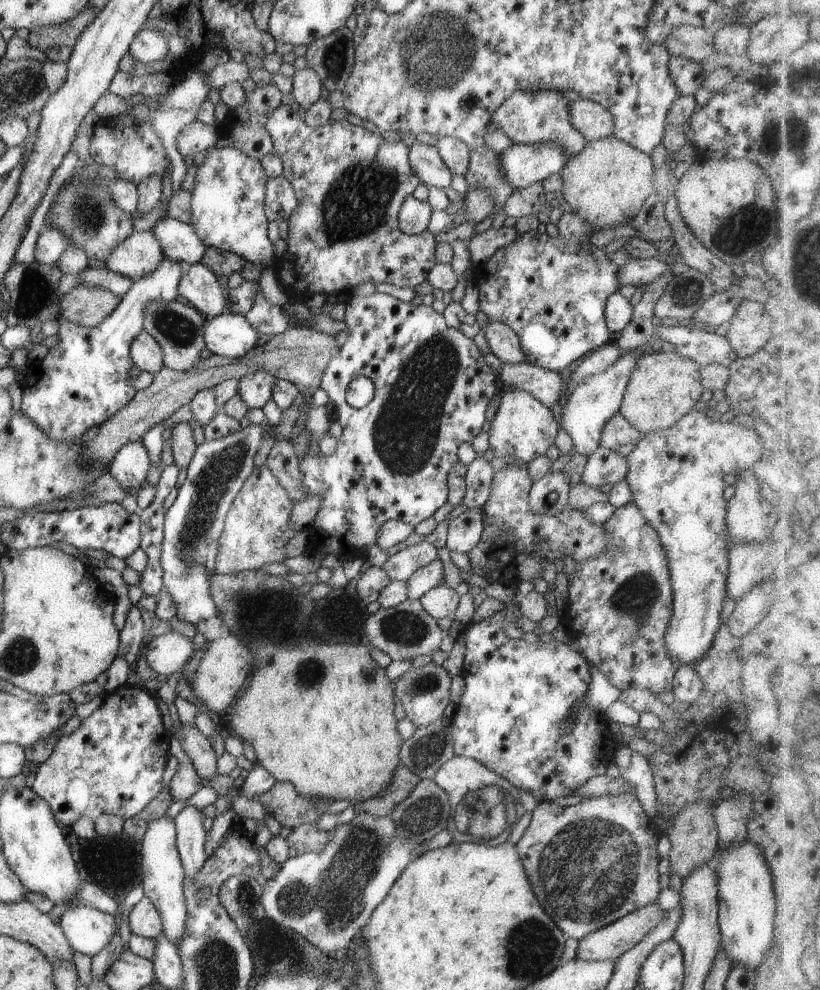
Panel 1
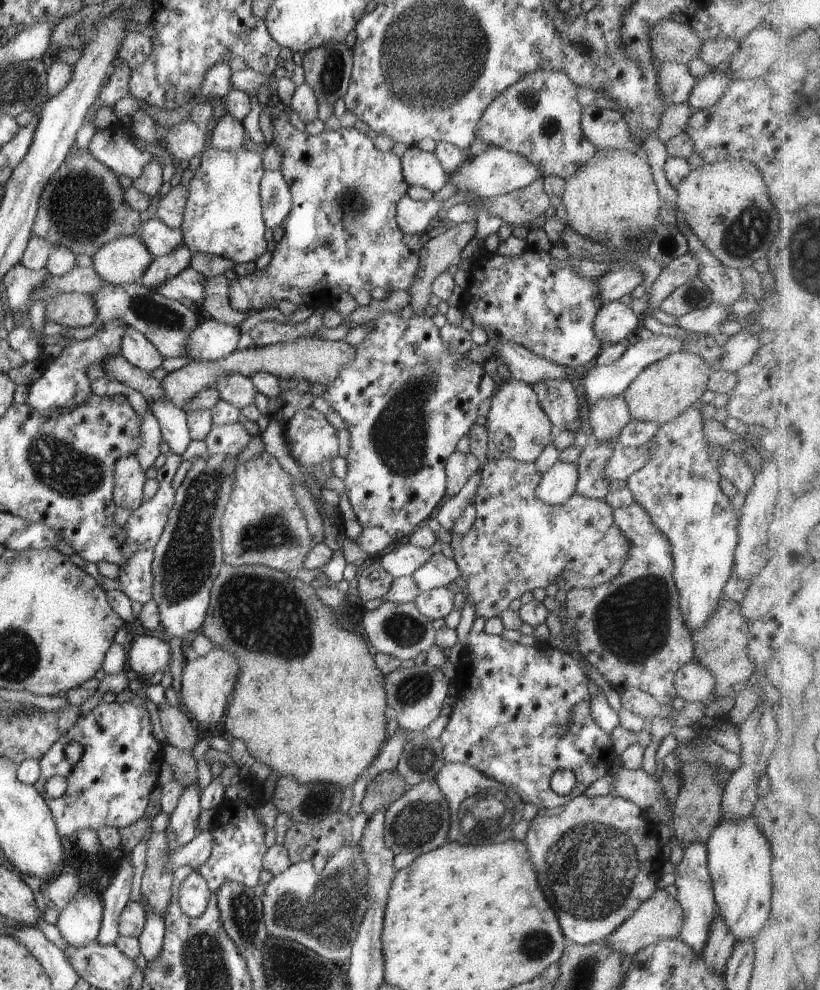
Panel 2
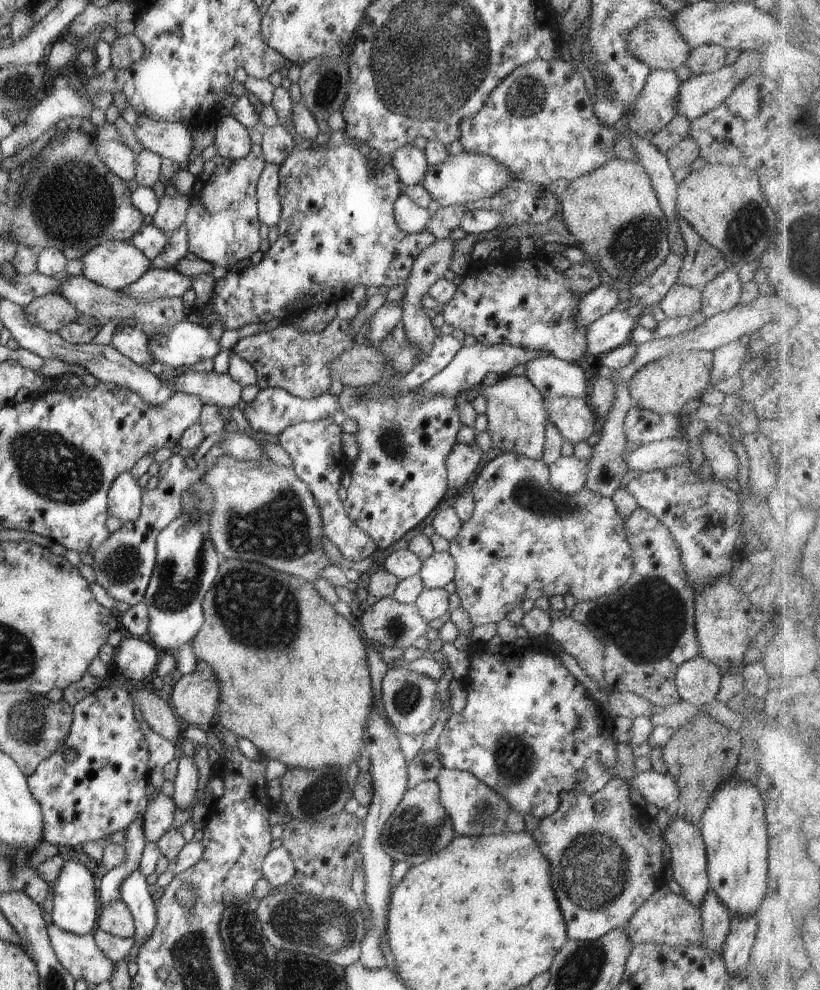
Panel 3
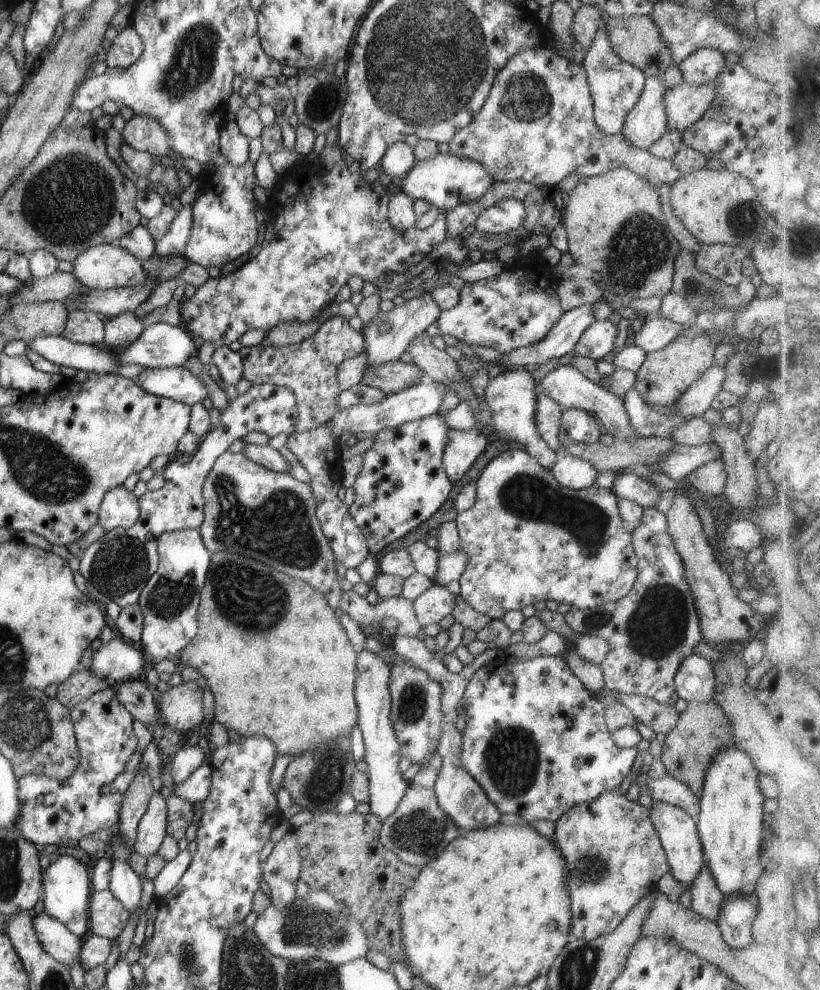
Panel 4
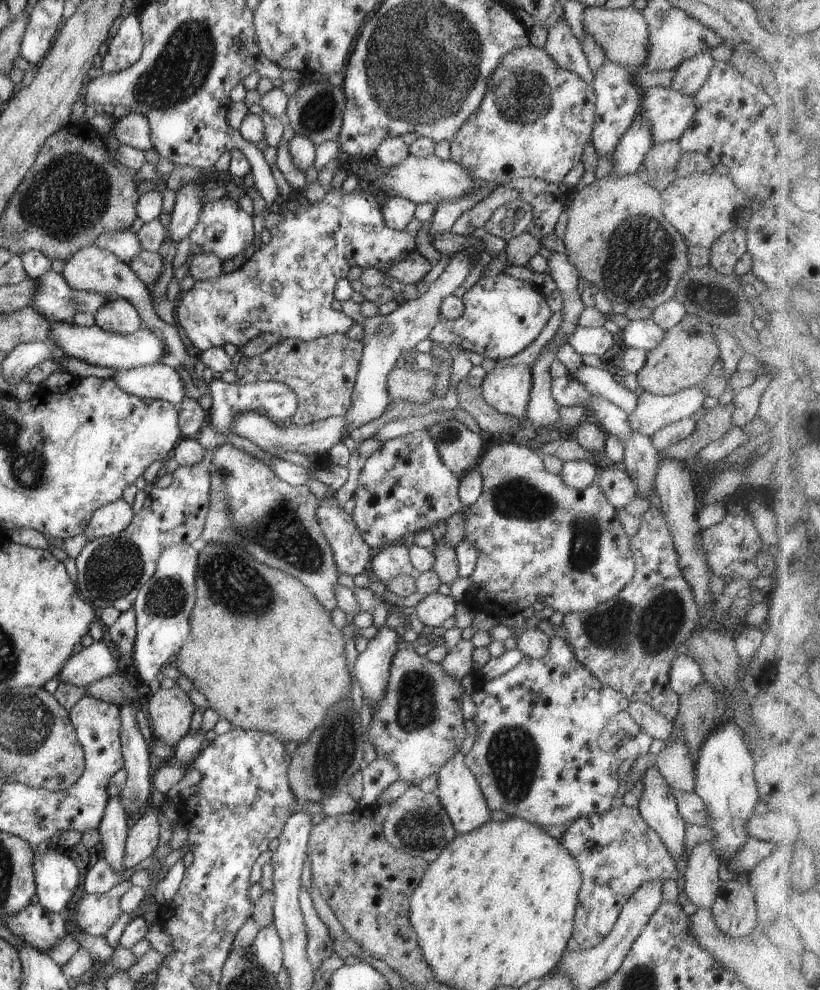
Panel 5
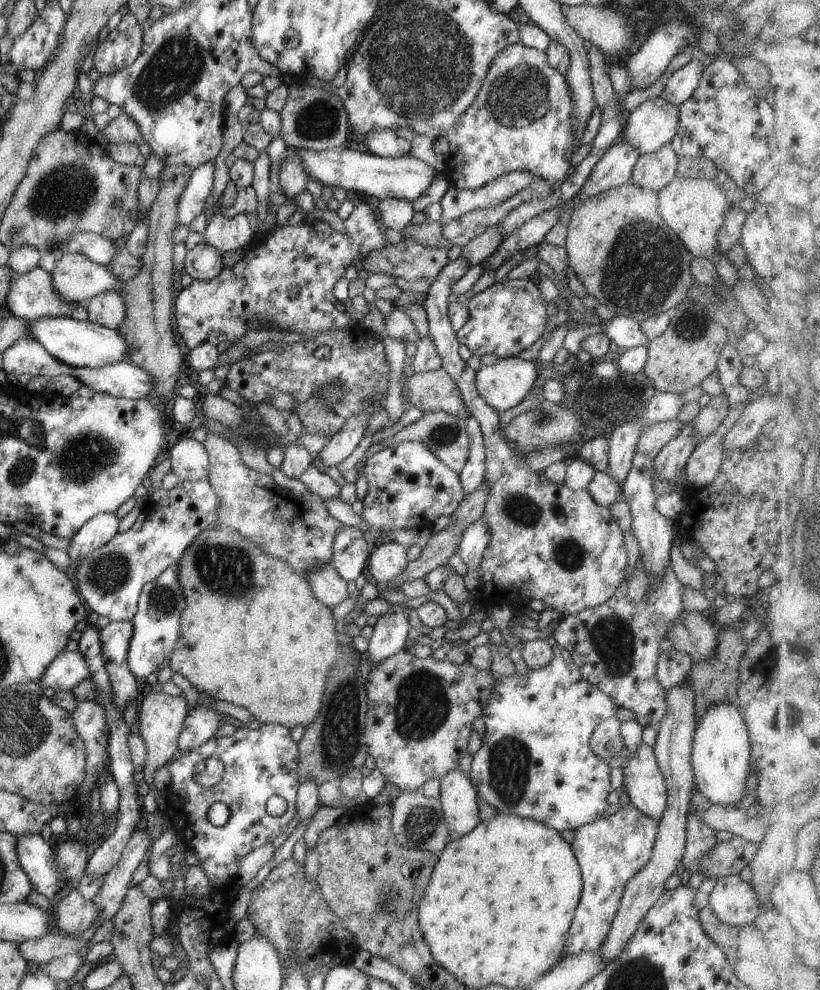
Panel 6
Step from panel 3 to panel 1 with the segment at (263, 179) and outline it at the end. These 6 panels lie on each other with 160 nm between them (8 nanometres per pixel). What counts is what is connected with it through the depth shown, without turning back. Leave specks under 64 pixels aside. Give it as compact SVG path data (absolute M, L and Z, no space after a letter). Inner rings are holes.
M270 177L265 184L265 215L269 222L289 220L297 205L297 198L288 179Z

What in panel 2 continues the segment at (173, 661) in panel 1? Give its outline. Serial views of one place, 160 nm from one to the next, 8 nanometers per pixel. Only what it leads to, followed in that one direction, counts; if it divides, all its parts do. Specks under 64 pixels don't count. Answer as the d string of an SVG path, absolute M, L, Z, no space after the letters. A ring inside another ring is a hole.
M158 633L141 634L132 642L130 650L128 650L127 668L134 670L136 674L139 674L141 679L156 679L158 674L168 670L171 653L172 651L166 638L163 638Z

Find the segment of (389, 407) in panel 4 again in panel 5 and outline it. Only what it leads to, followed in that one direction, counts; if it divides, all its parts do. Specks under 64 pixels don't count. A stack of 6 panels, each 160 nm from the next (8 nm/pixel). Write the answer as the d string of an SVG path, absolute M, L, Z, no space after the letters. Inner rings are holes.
M244 411L236 414L233 420L233 425L230 425L233 434L248 438L250 442L254 442L258 448L269 452L276 450L284 450L284 452L299 452L309 457L320 458L334 444L342 441L347 427L345 417L330 417L323 421L316 421L307 425L291 425L279 426L272 419L261 415L256 411Z

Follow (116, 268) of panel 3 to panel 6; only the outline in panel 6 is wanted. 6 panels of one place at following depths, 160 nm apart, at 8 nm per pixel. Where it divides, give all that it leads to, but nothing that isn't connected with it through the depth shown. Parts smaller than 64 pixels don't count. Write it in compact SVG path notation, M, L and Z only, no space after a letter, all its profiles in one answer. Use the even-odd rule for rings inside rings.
M63 254L51 271L53 289L63 301L85 304L93 296L109 290L119 290L123 282L104 265L92 262L83 254Z

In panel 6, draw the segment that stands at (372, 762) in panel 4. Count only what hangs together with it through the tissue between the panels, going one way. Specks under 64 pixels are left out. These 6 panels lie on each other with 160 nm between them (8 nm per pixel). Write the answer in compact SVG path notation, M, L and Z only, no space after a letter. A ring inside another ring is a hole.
M389 603L388 611L377 618L373 626L373 634L370 639L368 652L372 658L372 668L378 663L394 656L397 652L406 650L410 622L408 621L408 609L401 604Z

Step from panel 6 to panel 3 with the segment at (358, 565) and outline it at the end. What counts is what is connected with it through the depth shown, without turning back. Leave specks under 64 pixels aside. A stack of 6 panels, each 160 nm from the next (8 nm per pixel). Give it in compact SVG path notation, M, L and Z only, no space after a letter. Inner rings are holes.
M328 418L293 424L285 428L278 438L280 446L292 457L296 474L309 486L319 504L323 533L336 545L344 559L356 562L372 556L377 546L369 534L350 522L346 506L338 497L340 480L351 465L340 448L341 433L341 427L336 425L332 418Z

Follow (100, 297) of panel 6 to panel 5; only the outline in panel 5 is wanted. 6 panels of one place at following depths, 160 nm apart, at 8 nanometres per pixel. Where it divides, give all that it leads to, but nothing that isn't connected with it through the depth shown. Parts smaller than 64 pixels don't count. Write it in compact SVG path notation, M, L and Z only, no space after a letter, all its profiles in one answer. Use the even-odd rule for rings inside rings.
M120 297L110 298L93 315L96 326L116 334L130 334L143 325L134 305Z

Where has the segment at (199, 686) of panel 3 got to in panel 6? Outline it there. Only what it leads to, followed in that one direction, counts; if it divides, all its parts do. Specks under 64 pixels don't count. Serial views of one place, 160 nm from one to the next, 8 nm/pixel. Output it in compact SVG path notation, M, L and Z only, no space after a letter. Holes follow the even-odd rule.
M162 690L149 693L140 702L138 710L139 735L147 748L144 766L139 769L139 774L151 788L154 787L155 772L173 760L179 753L178 735L184 730L184 719L189 713L188 702L184 695L167 695Z

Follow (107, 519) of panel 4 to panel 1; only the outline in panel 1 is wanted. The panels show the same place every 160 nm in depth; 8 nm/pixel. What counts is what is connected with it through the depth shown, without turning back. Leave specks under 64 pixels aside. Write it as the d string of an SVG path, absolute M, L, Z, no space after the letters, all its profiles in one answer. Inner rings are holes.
M140 442L125 444L115 455L107 472L130 493L138 491L147 479L151 462L146 447Z

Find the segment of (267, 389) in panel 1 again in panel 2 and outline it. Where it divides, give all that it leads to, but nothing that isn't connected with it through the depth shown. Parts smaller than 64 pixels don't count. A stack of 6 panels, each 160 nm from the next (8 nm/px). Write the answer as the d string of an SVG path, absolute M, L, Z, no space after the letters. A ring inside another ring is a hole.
M238 373L223 376L212 387L218 390L220 401L226 401L240 410L254 403L254 396L257 392L250 377Z

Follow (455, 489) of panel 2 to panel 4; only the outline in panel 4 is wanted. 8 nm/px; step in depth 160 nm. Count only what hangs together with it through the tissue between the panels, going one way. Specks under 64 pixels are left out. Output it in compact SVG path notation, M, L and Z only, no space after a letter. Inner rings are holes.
M476 428L464 432L450 429L448 444L443 448L443 468L452 483L462 480L491 439L487 431Z

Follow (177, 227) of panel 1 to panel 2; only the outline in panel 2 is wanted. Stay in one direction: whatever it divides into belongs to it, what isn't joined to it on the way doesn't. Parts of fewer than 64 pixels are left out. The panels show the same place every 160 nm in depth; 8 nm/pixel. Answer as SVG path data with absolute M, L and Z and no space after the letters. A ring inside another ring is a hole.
M160 219L142 223L140 230L142 230L142 234L138 238L143 241L154 259L184 245L181 229L171 229Z

